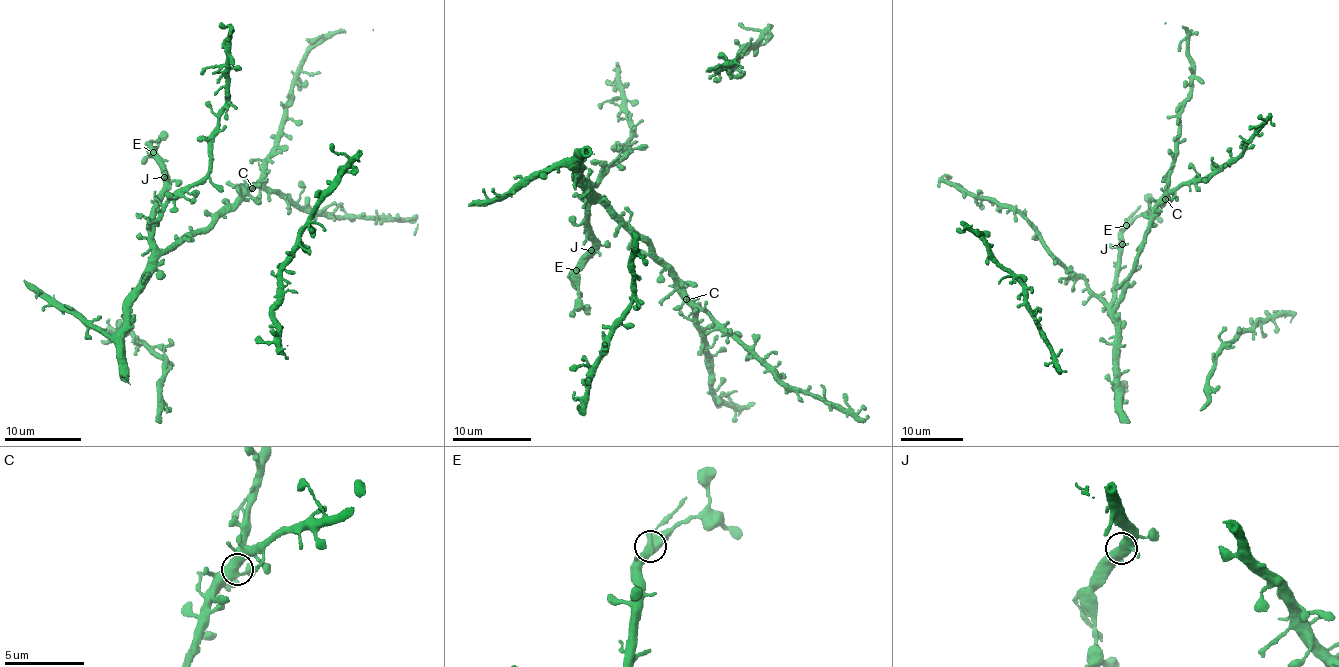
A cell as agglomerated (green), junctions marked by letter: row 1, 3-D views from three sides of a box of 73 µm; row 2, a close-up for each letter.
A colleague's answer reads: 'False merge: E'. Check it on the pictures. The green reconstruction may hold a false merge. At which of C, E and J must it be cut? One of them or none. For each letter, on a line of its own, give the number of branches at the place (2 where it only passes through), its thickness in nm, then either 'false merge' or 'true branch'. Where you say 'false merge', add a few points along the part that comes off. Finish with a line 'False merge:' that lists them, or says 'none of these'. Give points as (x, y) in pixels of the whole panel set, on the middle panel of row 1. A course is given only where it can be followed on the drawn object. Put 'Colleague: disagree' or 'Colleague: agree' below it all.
C: 3 branches meet; 480 nm thick; true branch
E: 3 branches meet; 500 nm thick; false merge; foreign part runs (577, 269), (577, 293), (587, 311)
J: 3 branches meet; 460 nm thick; true branch
False merge: E
Colleague: agree

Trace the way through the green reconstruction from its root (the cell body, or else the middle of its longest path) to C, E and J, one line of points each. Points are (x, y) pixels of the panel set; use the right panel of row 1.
C: (1120, 322), (1115, 314), (1116, 302), (1139, 255), (1152, 213), (1165, 199)
E: (1120, 322), (1112, 312), (1112, 283), (1120, 252), (1121, 227), (1125, 225)
J: (1120, 322), (1112, 312), (1112, 283), (1122, 244)

